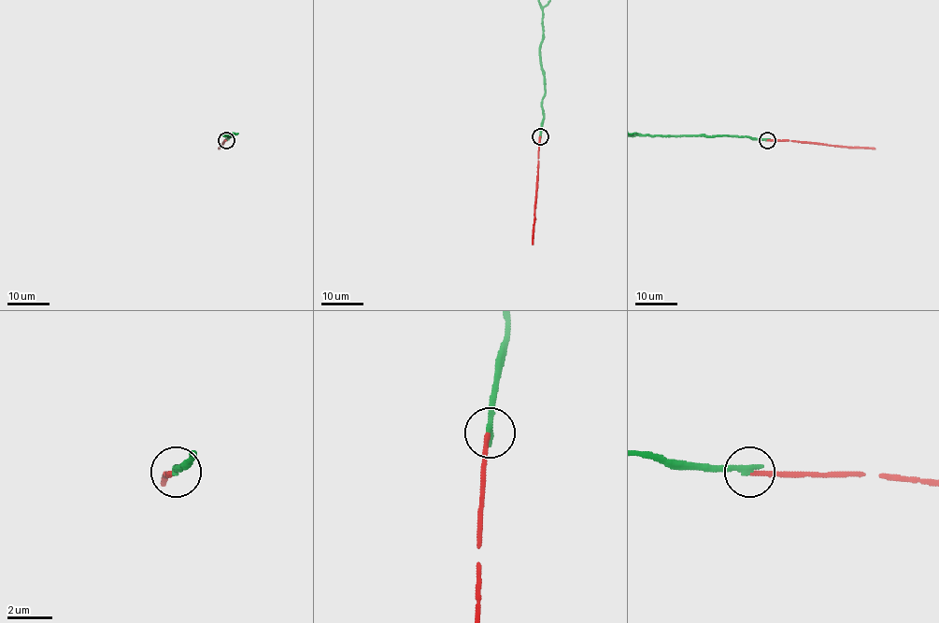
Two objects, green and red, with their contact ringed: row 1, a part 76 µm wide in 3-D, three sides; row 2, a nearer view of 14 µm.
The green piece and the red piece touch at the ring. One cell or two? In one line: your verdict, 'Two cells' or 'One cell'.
Two cells

